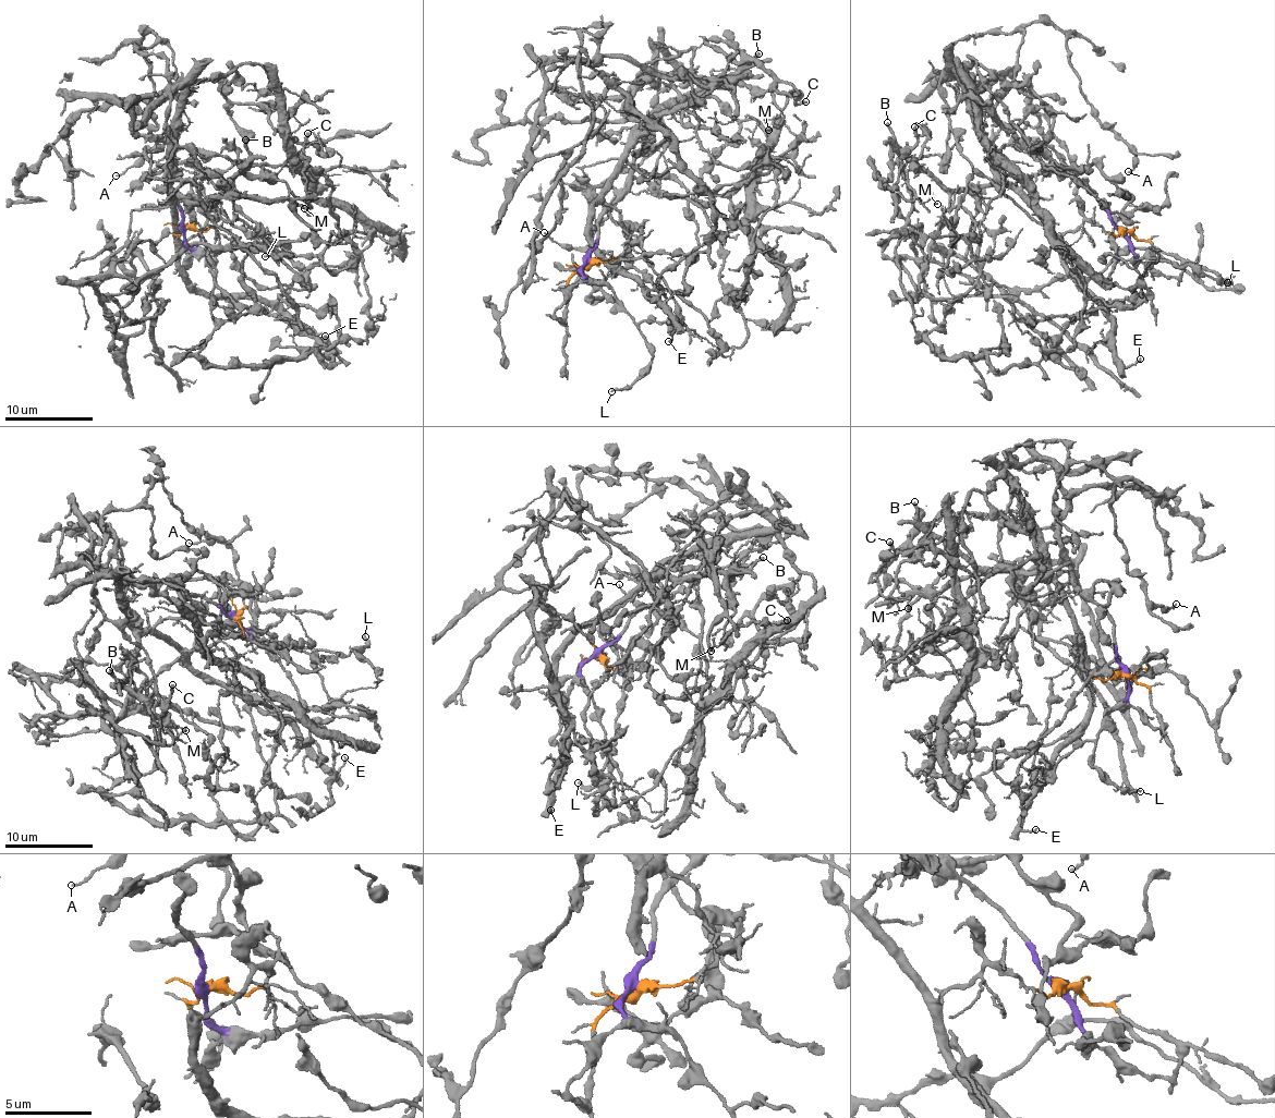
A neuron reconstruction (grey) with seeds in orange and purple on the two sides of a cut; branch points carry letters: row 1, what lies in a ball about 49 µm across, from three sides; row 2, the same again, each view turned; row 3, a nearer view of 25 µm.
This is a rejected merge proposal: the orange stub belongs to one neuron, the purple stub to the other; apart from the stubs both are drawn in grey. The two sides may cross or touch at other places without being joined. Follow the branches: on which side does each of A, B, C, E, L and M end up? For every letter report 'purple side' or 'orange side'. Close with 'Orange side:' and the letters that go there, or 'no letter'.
A: purple side
B: orange side
C: orange side
E: orange side
L: purple side
M: orange side
Orange side: B, C, E, M

